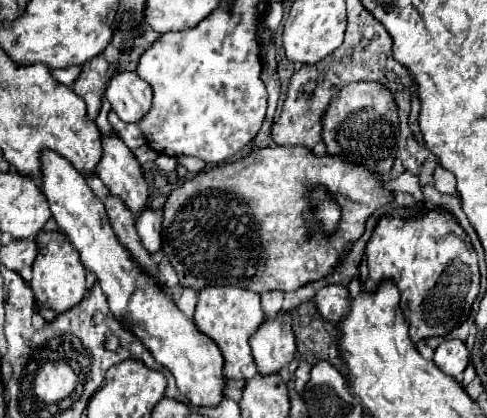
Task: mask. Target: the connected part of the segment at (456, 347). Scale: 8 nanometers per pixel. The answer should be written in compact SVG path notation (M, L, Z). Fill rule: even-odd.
M449 340L449 342L439 344L433 360L445 374L459 376L469 364L469 352L461 340Z

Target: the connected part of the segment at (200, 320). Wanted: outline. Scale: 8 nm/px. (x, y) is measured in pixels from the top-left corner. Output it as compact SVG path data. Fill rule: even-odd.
M207 286L199 292L199 300L197 300L193 318L199 326L199 330L203 330L203 334L211 336L217 342L217 346L221 348L223 358L225 358L223 376L241 380L243 368L253 362L251 348L249 348L249 336L265 320L265 314L259 304L259 294L255 294L251 290L243 290L239 286Z

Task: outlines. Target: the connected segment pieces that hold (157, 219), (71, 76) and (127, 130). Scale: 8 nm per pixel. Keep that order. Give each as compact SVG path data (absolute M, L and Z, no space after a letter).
M145 210L137 216L137 234L141 244L145 246L145 250L153 256L157 252L161 252L161 216L155 210Z
M71 66L71 68L63 68L63 70L51 70L53 78L61 84L67 84L67 86L73 86L75 78L81 74L81 66Z
M113 110L109 112L109 122L111 122L111 126L117 130L119 138L121 138L131 150L135 150L135 148L147 144L147 140L145 140L145 136L143 136L141 128L139 128L137 124L125 124L125 122L121 122L119 116L117 116Z

